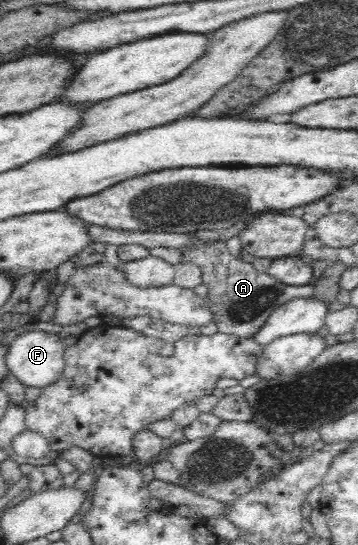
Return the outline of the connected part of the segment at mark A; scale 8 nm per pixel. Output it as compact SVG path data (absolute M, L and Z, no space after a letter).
M224 241L202 242L192 248L180 250L180 262L196 263L202 271L202 283L208 288L204 296L206 305L212 311L212 322L219 332L232 334L241 338L253 338L264 325L266 318L278 306L295 298L308 298L314 294L313 286L292 286L284 284L267 272L258 271L252 263L233 256Z

